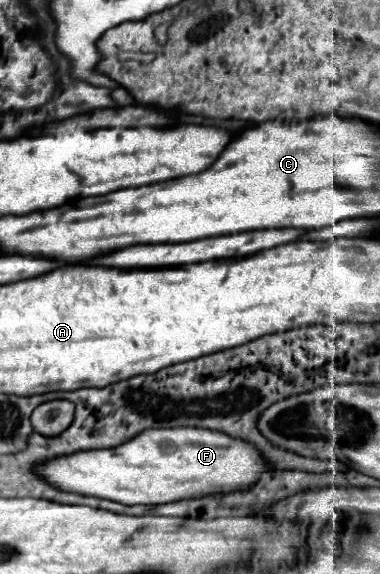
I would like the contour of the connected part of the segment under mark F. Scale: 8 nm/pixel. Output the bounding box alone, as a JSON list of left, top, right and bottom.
[32,427,272,505]

